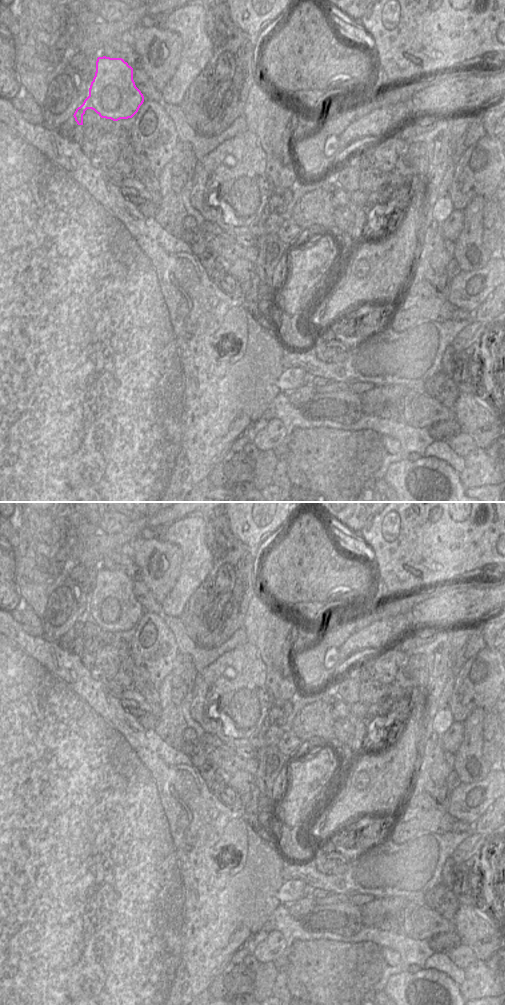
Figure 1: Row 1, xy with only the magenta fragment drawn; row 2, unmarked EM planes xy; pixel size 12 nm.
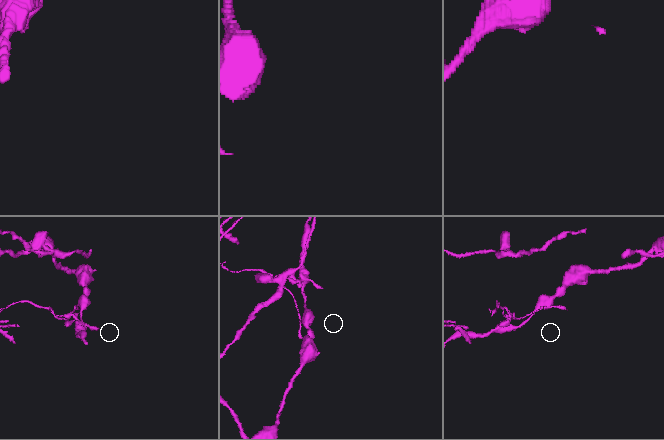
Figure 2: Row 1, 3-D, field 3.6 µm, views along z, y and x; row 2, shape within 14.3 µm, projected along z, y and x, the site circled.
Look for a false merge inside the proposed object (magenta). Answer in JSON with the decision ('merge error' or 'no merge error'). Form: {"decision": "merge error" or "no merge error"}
{"decision": "merge error"}

